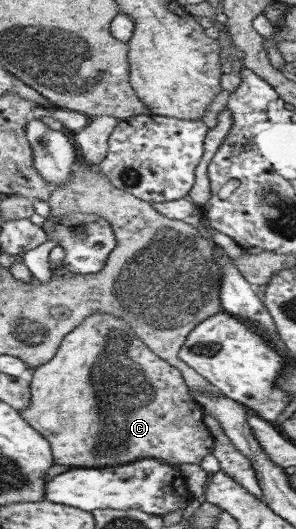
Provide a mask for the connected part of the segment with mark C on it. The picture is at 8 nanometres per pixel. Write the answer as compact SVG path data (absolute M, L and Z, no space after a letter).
M103 311L91 313L89 318L85 318L85 322L77 326L73 332L69 332L65 340L61 341L61 346L54 358L33 370L29 380L30 405L19 412L38 433L41 433L49 441L54 465L64 465L71 468L105 468L123 466L131 462L145 460L145 458L155 458L165 464L179 466L181 464L200 464L205 456L213 452L213 439L203 420L205 408L189 397L181 371L161 360L157 354L153 354L127 326L125 320L115 318L115 315Z

